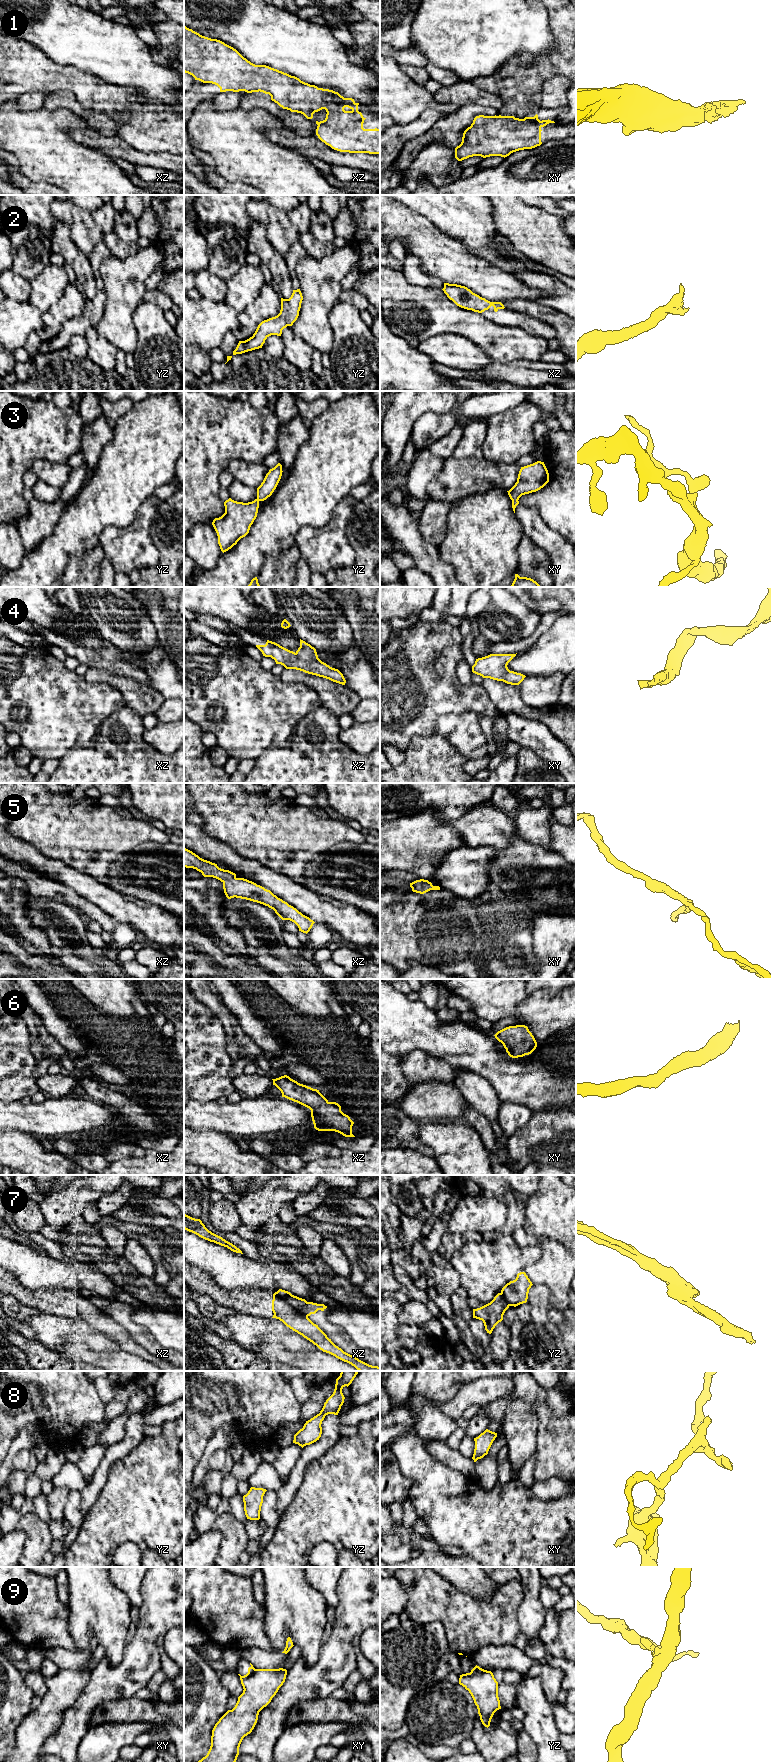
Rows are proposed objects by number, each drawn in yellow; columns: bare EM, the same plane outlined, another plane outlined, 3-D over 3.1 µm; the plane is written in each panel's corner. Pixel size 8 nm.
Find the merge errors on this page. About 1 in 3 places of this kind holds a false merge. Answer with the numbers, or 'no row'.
7, 9

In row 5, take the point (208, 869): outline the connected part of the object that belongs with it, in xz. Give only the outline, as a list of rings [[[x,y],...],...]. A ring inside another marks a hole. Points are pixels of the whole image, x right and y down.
[[[185,847],[184,867],[196,869],[204,877],[213,877],[220,880],[223,883],[224,893],[228,899],[236,897],[268,906],[282,920],[294,922],[299,931],[303,933],[307,934],[315,923],[296,908],[278,898],[270,890],[247,879],[237,878],[235,873],[219,868],[217,864],[200,858]]]

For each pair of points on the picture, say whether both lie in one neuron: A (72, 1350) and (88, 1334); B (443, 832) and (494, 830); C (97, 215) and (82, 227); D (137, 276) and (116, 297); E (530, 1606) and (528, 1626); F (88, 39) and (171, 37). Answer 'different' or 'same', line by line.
A: different
B: different
C: different
D: same
E: same
F: different

